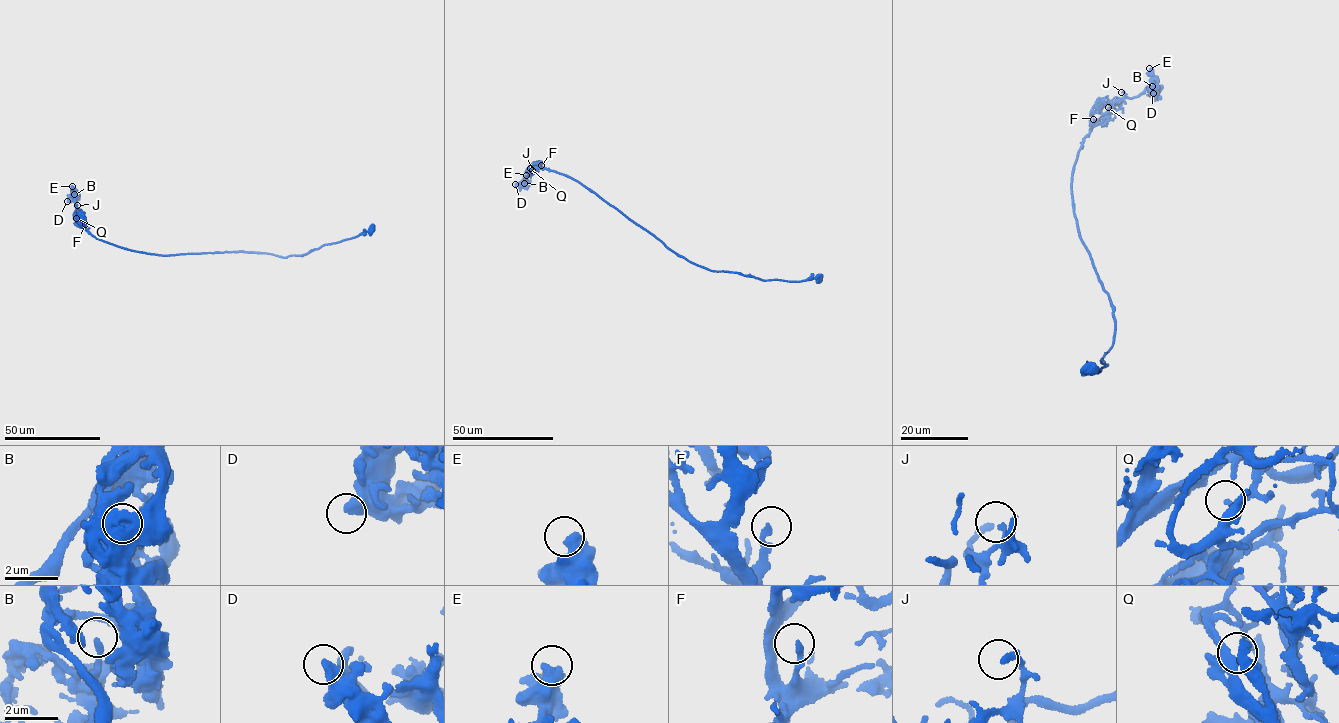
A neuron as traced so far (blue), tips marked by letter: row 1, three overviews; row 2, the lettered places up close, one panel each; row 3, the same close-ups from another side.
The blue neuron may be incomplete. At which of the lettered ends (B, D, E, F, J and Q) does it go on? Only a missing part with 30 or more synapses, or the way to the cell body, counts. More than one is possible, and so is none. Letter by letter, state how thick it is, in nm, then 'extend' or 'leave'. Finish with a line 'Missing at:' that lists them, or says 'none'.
B: 220 nm thick; leave
D: 500 nm thick; leave
E: 500 nm thick; leave
F: 200 nm thick; leave
J: 200 nm thick; leave
Q: 150 nm thick; leave
Missing at: none

